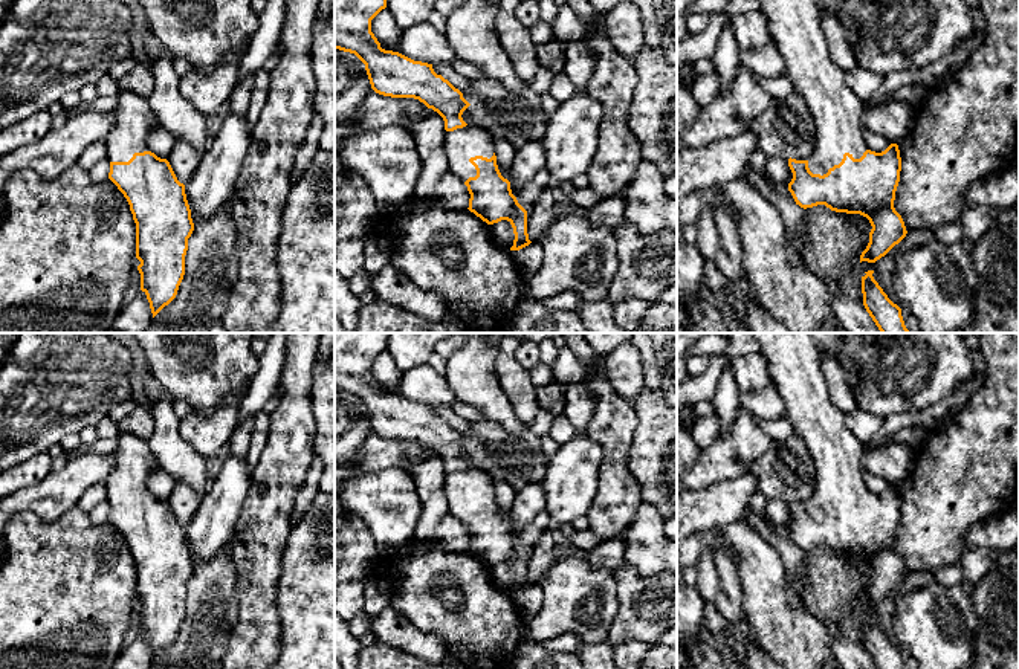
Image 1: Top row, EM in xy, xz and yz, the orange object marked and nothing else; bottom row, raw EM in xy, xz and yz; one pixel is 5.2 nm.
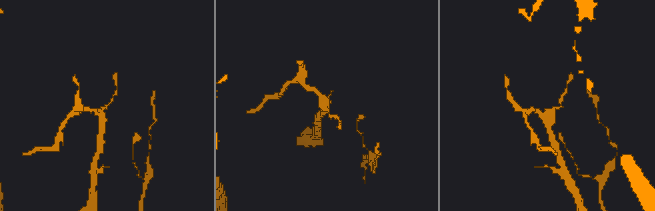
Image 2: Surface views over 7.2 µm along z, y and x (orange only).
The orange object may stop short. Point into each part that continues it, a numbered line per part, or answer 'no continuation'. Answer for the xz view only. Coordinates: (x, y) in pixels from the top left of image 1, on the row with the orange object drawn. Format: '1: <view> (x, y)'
1: xz (462, 144)

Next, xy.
1: xy (135, 119)

